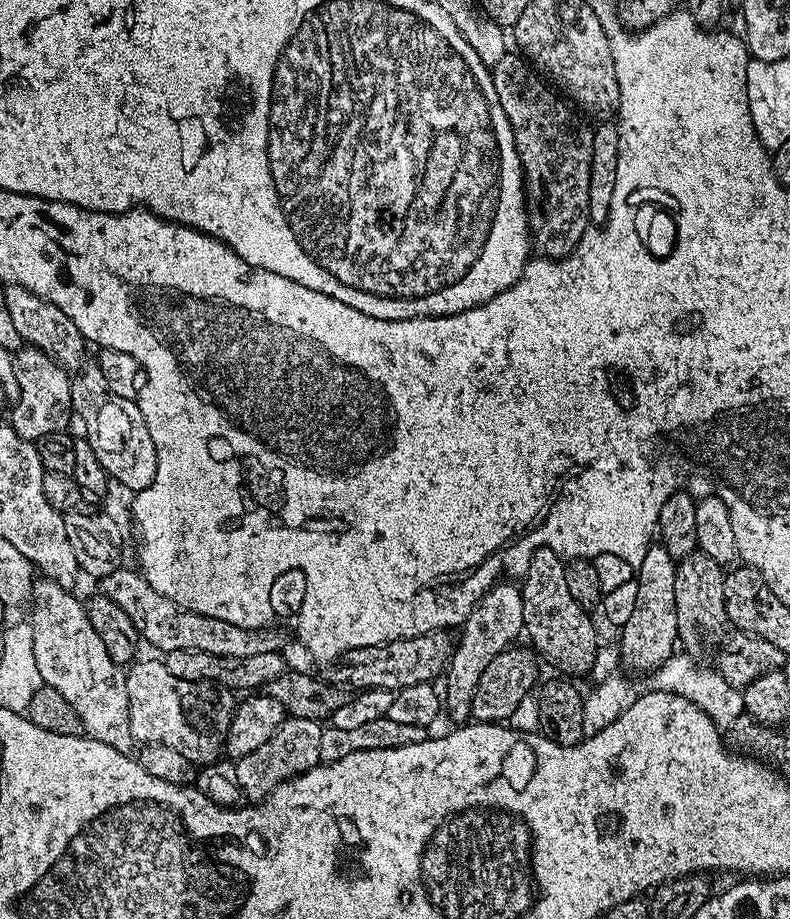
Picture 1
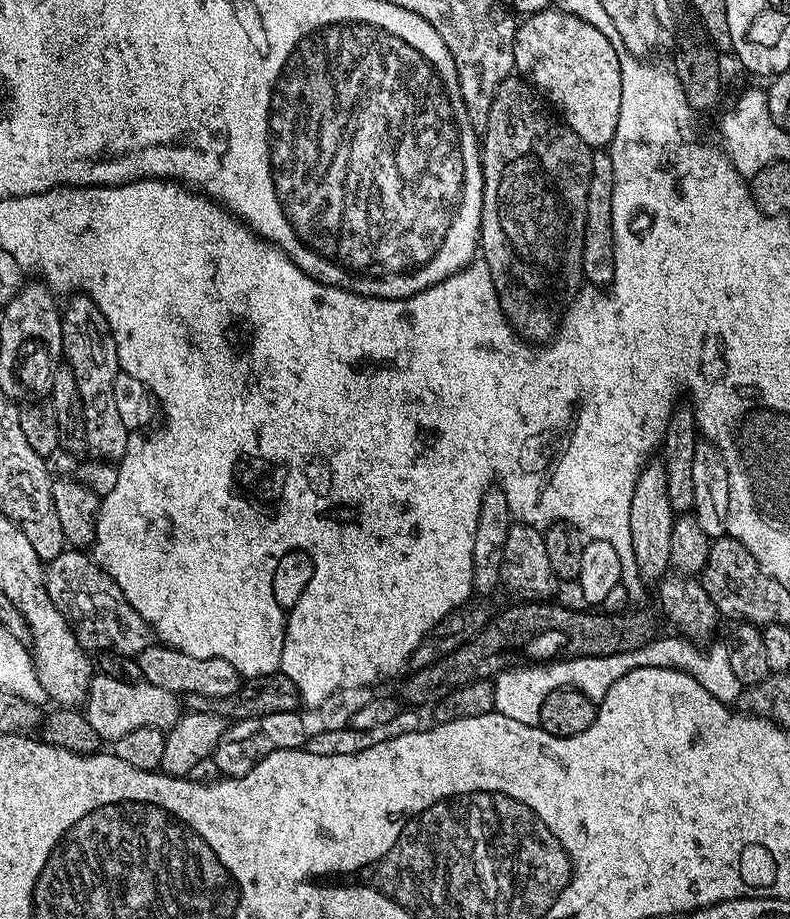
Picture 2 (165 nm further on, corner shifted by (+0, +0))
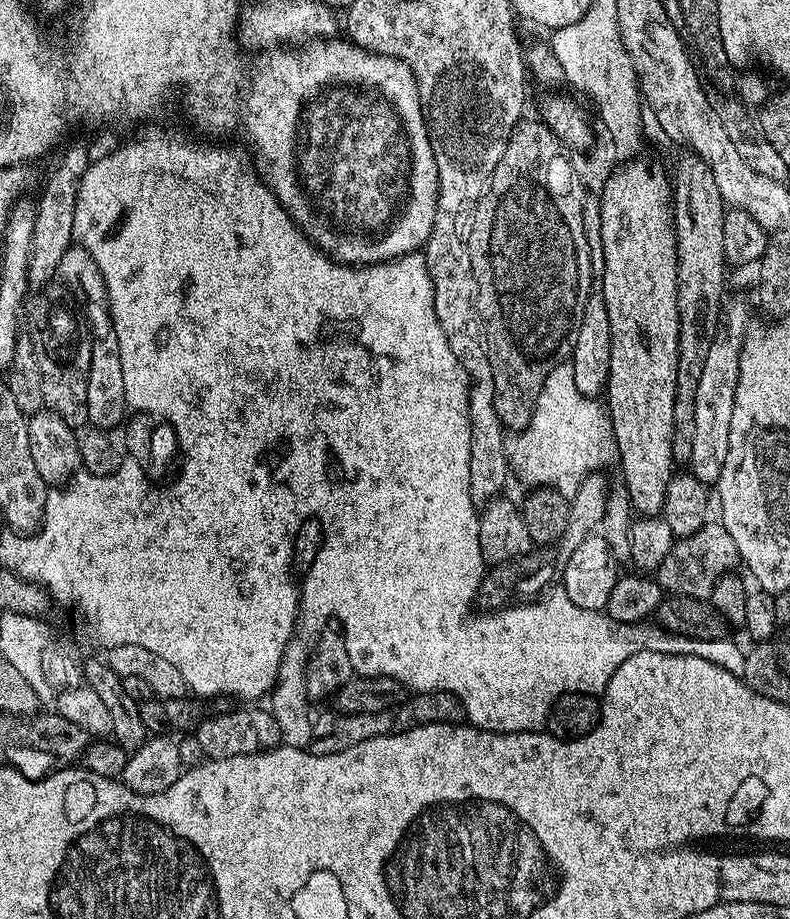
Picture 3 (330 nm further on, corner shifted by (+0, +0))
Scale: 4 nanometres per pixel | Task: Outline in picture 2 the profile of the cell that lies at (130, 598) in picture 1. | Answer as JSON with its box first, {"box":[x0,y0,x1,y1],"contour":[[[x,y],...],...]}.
{"box":[45,548,151,657],"contour":[[[66,548],[58,558],[49,561],[45,567],[47,592],[56,605],[68,611],[73,620],[73,632],[84,649],[137,657],[150,646],[151,625],[125,599],[112,576],[91,555],[86,555],[85,551]]]}

